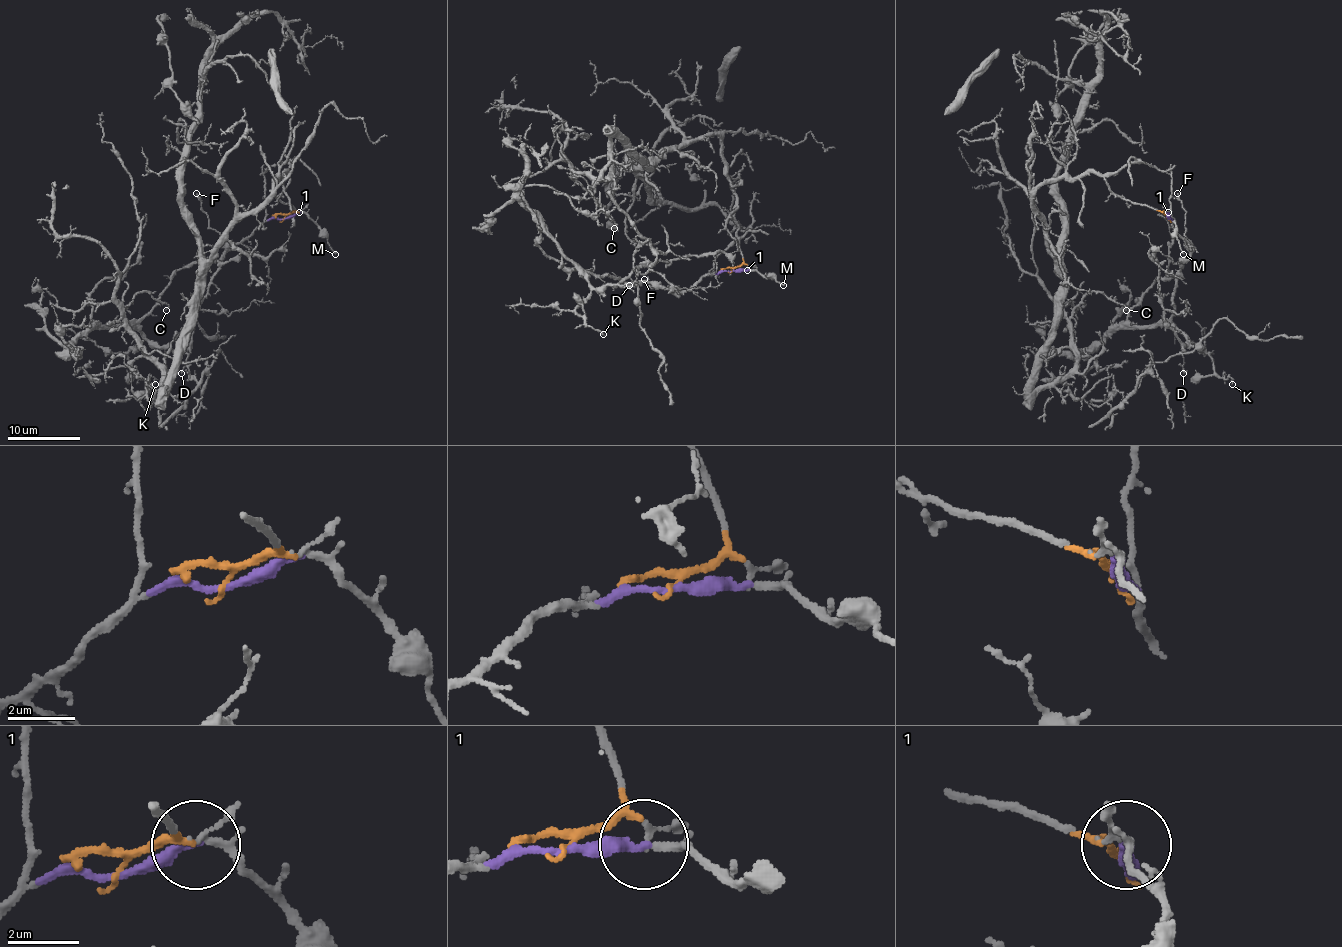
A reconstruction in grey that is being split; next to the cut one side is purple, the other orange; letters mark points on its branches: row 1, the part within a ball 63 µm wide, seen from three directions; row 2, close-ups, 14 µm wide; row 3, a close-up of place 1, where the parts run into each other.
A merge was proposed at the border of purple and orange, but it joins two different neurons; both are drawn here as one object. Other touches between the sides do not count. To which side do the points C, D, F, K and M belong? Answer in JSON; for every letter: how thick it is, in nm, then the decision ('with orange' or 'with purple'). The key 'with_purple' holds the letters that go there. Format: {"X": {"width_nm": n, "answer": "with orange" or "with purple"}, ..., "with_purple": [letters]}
{"C": {"width_nm": 120, "answer": "with orange"}, "D": {"width_nm": 150, "answer": "with purple"}, "F": {"width_nm": 170, "answer": "with purple"}, "K": {"width_nm": 120, "answer": "with purple"}, "M": {"width_nm": 160, "answer": "with purple"}, "with_purple": ["D", "F", "K", "M"]}

